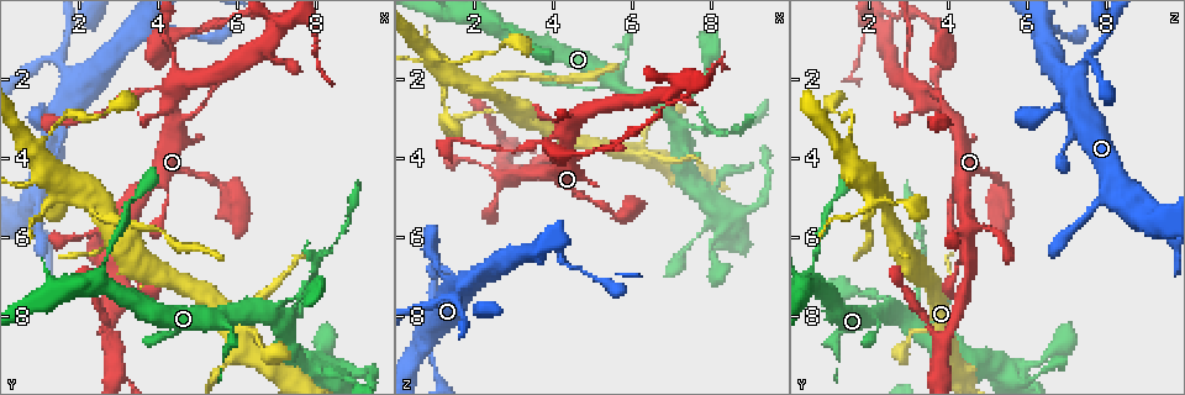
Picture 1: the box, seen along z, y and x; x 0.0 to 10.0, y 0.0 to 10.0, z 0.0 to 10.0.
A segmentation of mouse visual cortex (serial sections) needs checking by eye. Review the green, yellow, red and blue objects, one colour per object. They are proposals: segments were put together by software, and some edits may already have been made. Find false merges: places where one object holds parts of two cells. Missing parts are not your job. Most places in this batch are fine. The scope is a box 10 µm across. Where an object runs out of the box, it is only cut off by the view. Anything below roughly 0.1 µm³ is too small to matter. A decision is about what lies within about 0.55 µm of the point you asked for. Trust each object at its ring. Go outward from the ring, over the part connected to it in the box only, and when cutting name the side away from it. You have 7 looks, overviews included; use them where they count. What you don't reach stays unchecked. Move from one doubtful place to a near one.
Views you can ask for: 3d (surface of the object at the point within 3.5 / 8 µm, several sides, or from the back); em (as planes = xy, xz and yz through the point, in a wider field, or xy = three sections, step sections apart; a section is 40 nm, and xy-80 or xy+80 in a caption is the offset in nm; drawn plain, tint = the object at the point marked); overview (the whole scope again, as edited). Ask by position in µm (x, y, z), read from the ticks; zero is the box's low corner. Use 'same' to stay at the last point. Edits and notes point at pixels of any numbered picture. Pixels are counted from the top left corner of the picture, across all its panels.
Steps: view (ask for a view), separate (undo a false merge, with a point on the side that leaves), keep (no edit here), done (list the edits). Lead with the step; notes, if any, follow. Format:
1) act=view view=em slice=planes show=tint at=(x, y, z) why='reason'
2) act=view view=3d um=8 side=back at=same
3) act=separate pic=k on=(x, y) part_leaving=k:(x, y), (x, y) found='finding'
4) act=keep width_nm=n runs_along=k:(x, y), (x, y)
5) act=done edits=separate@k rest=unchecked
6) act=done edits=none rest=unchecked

act=view view=3d um=8 at=(1.35, 1.50, 7.60) why='abrupt turn'

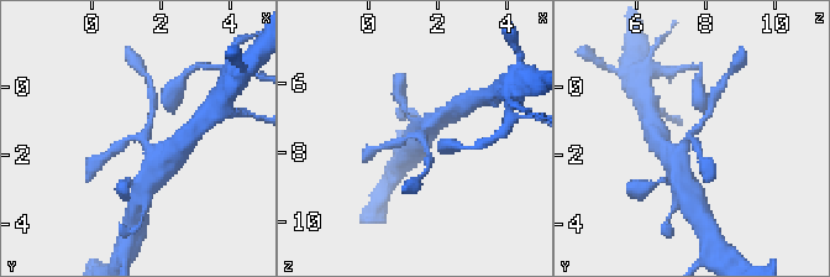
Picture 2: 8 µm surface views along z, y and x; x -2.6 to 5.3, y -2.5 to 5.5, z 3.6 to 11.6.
act=view view=3d um=3.5 at=same

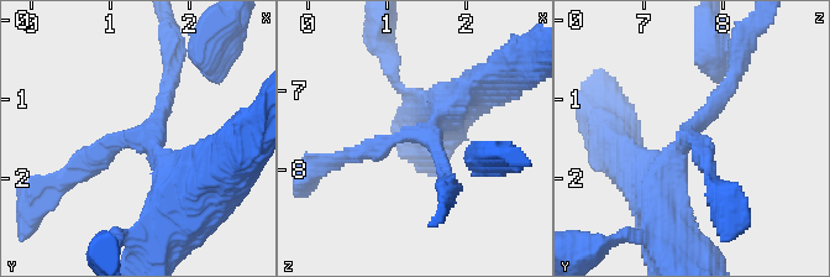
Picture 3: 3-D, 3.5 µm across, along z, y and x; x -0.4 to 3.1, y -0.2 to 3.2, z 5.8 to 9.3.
act=view view=em slice=xy step=1 show=tint at=(1.30, 1.45, 7.50) arms=3 arm_widths_nm=200,250,450 why='need the tissue'

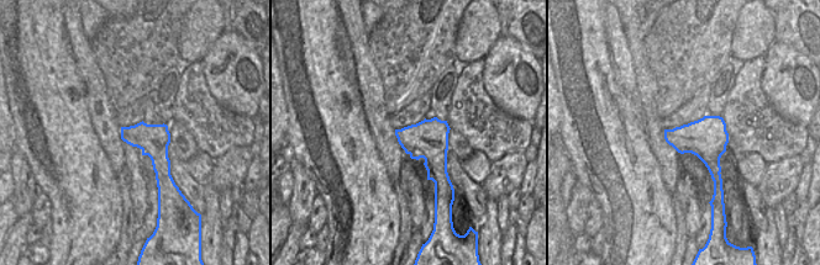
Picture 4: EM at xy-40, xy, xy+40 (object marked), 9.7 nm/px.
act=keep found='one cell here'

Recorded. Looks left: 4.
act=view view=3d um=3.5 at=(2.30, 5.10, 2.30)

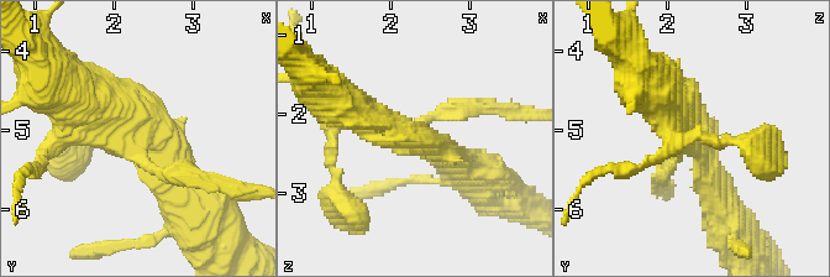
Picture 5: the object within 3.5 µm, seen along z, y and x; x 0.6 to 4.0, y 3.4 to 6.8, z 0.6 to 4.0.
act=view view=em slice=planes show=tint at=(2.35, 5.05, 2.30) arms=3 arm_widths_nm=200,400,500

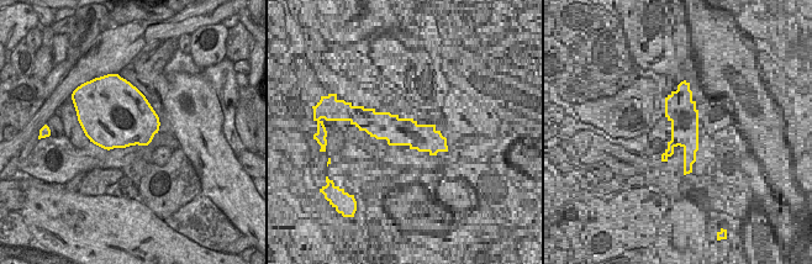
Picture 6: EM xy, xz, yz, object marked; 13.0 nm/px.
act=keep runs_along=5:(185, 199), (132, 120), (79, 97) found='continuous, no second cell'

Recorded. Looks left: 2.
act=done edits=none rest=unchecked

